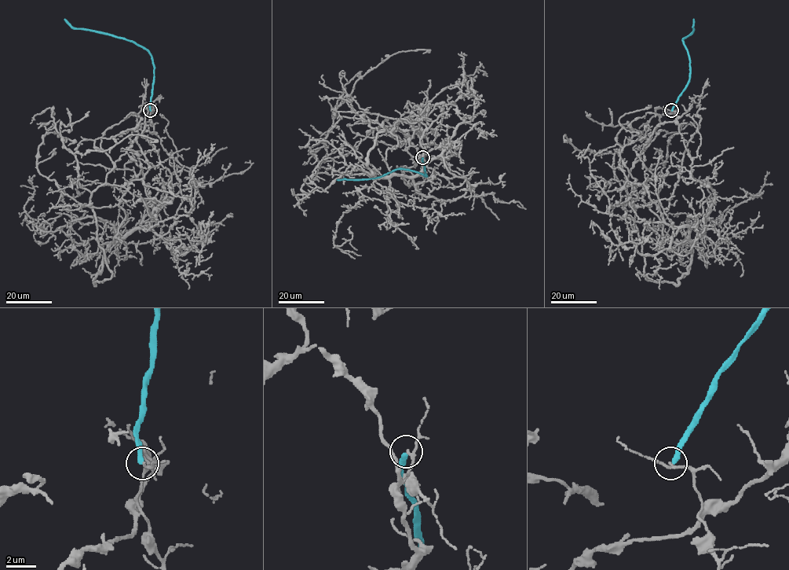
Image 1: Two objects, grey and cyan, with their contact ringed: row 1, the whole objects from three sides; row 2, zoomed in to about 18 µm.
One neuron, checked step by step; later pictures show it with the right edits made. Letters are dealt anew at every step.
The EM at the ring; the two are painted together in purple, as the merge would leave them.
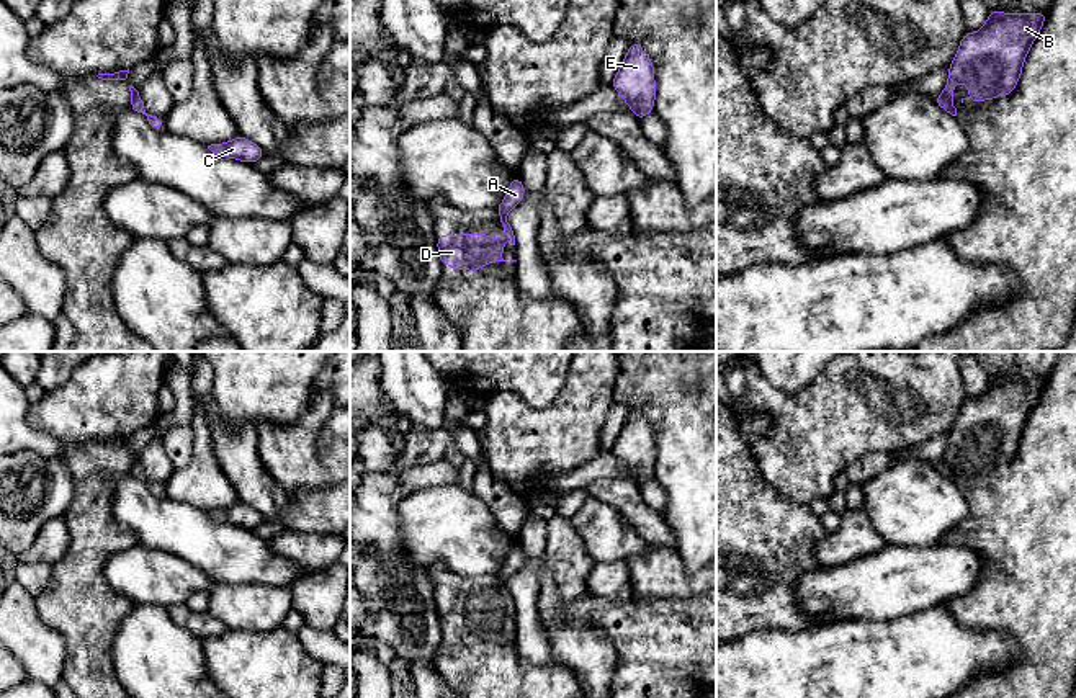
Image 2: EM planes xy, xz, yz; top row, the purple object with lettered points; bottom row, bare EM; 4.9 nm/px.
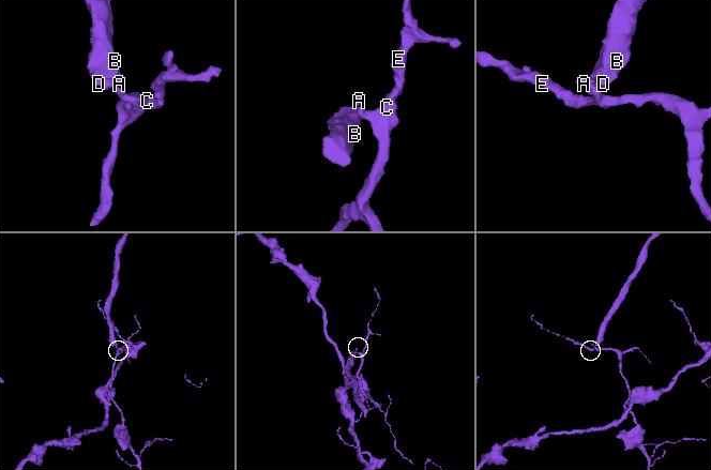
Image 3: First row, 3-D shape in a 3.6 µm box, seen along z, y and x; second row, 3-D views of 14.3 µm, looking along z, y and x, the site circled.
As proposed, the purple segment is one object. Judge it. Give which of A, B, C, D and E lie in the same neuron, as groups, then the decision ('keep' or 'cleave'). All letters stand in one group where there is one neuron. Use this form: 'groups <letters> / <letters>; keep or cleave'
groups A C E / B D; cleave

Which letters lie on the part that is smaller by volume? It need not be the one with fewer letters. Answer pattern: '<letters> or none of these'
B, D

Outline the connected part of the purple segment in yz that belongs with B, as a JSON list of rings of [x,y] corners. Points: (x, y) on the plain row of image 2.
[[[989,376],[976,399],[965,399],[948,432],[942,463],[953,471],[957,448],[968,453],[973,471],[996,463],[1011,463],[1022,443],[1024,427],[1048,379],[1004,379]]]

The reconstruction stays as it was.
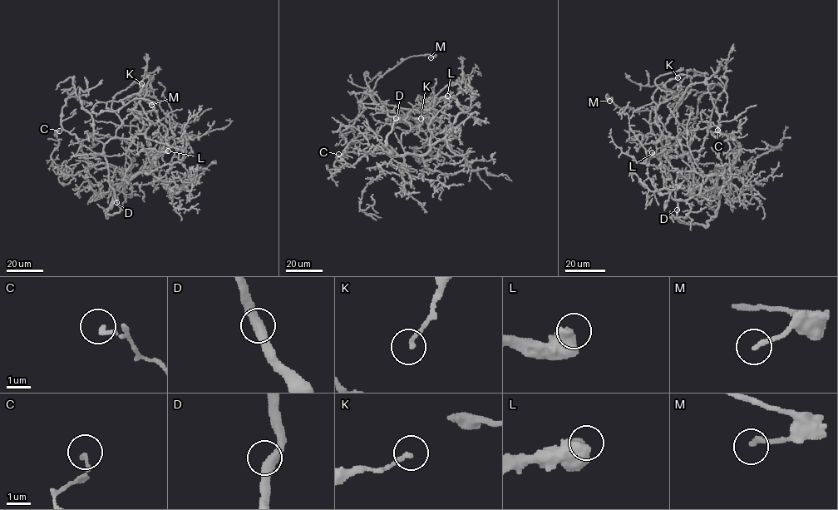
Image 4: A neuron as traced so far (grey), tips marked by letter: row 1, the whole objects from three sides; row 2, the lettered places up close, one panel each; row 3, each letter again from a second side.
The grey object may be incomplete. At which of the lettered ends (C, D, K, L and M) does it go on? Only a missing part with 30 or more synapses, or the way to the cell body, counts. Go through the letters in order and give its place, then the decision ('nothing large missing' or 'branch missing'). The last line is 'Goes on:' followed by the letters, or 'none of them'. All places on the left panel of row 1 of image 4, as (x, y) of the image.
C: at (59, 131); nothing large missing
D: at (116, 202); nothing large missing
K: at (141, 83); nothing large missing
L: at (168, 151); nothing large missing
M: at (151, 105); nothing large missing
Goes on: none of them

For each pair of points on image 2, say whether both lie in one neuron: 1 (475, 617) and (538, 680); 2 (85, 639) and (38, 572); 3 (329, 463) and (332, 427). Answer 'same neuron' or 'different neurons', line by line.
1: same neuron
2: different neurons
3: different neurons

